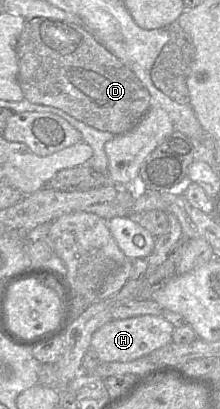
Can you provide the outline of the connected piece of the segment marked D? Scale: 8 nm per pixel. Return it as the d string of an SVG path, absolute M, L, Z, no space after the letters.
M44 17L25 22L16 44L17 80L24 98L58 108L115 136L132 130L150 108L150 93L136 75L83 27Z

